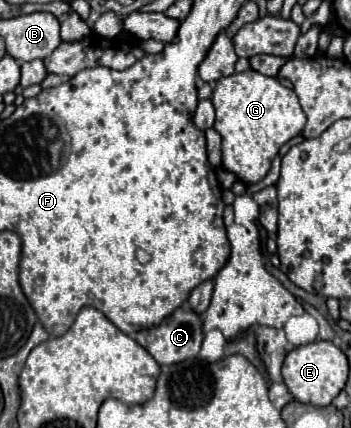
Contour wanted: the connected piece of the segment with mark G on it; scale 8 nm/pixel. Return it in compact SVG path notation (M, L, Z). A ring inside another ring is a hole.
M256 70L220 78L210 100L216 108L214 130L222 136L222 164L244 184L260 182L268 174L280 146L298 136L306 124L306 114L294 90Z

